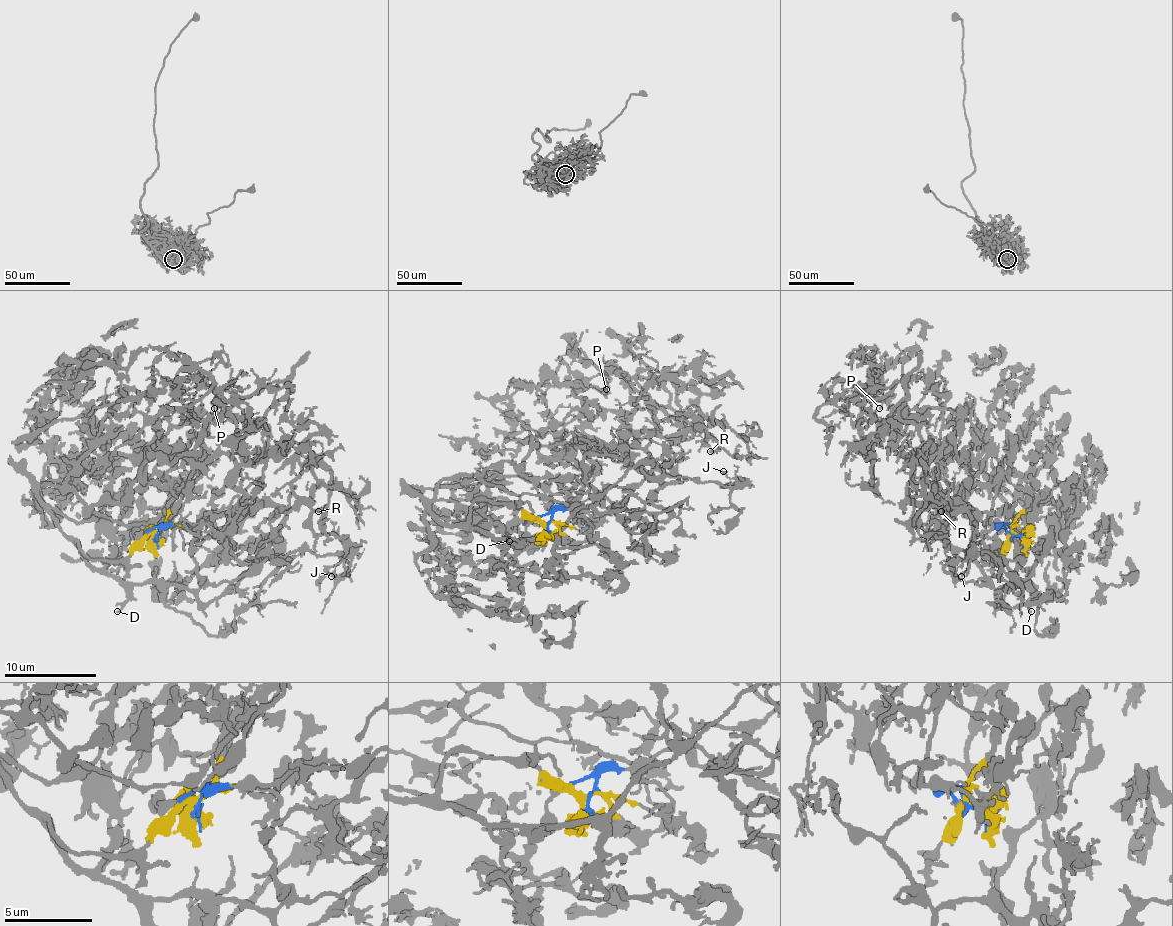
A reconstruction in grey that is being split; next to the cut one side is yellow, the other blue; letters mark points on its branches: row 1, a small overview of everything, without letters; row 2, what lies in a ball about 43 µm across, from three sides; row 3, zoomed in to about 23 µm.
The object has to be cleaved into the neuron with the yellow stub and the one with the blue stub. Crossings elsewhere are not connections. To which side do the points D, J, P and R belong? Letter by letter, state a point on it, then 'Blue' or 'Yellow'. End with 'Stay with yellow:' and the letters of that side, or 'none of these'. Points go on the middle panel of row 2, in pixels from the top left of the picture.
D: Place: (509, 541). Yellow
J: Place: (723, 471). Blue
P: Place: (606, 389). Blue
R: Place: (710, 451). Blue
Stay with yellow: D

